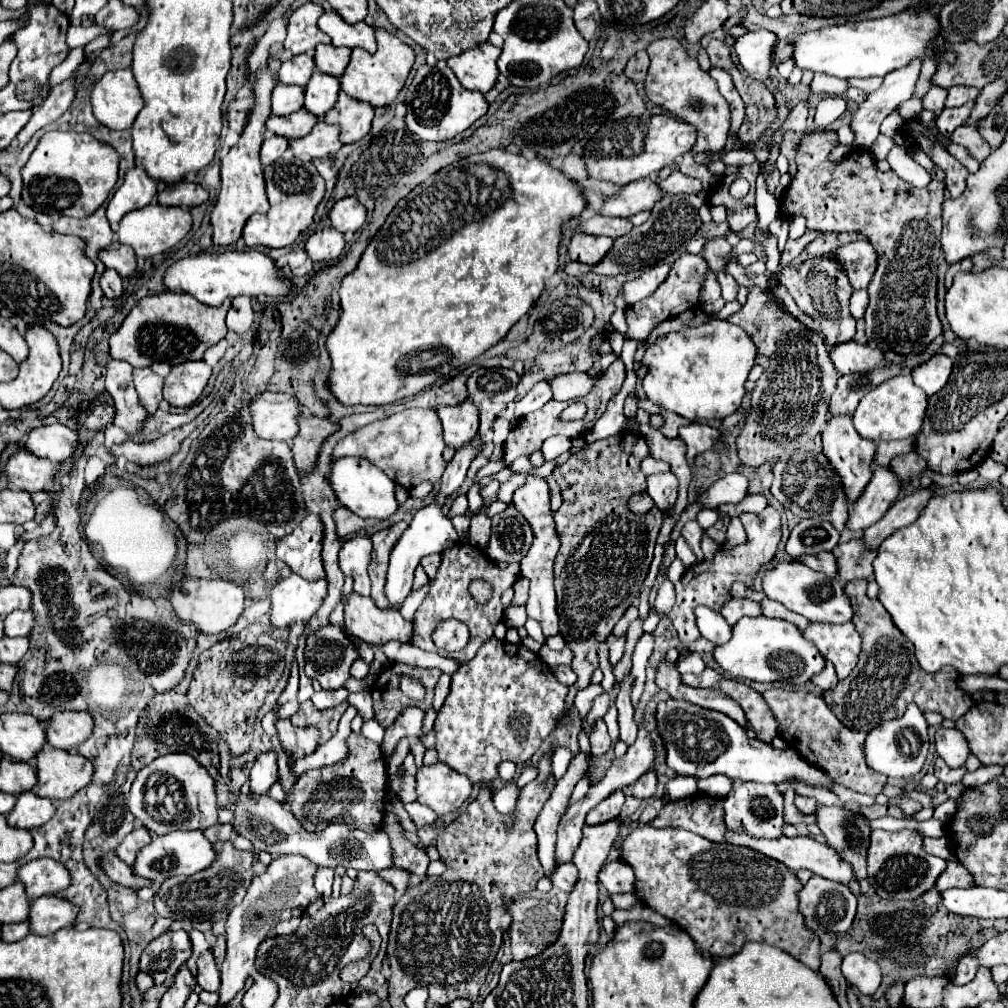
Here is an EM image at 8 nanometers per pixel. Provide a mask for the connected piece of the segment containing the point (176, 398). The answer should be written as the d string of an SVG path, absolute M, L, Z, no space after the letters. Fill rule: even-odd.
M185 361L175 365L165 377L163 397L173 407L191 407L203 393L211 377L211 367L205 361Z

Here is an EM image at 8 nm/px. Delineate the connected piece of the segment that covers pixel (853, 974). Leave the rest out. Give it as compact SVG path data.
M849 953L843 959L841 971L849 985L857 987L863 995L873 995L881 985L881 969L875 961L867 959L863 953Z

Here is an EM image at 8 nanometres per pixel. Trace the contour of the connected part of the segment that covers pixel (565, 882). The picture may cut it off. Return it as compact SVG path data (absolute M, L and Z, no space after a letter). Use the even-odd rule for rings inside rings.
M569 861L569 863L557 863L557 865L555 865L553 877L551 877L553 887L569 893L569 891L573 889L575 881L577 881L577 867L575 867L571 861Z

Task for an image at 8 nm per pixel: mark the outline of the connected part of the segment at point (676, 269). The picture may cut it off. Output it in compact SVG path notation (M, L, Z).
M683 253L675 263L673 263L673 269L669 273L669 277L665 279L663 285L659 285L659 289L649 295L645 301L639 301L637 305L631 305L625 309L625 319L627 319L627 337L629 339L639 339L639 341L645 341L651 333L651 329L665 321L665 319L671 319L687 309L697 309L699 305L699 291L701 291L701 283L705 279L705 273L707 273L707 263L701 255L689 255L689 253Z

